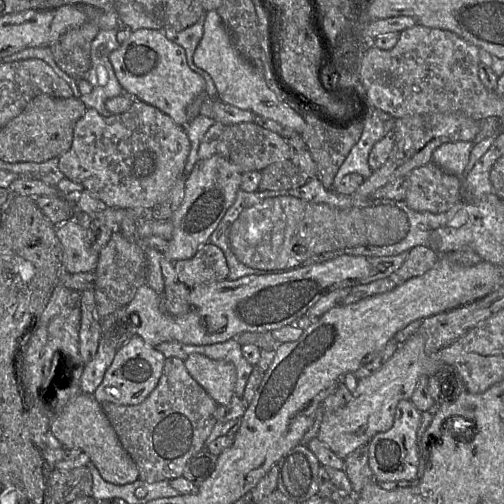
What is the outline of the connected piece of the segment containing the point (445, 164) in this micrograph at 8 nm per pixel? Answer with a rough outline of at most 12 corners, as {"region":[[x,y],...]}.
{"region":[[473,142],[442,144],[432,163],[464,176]]}

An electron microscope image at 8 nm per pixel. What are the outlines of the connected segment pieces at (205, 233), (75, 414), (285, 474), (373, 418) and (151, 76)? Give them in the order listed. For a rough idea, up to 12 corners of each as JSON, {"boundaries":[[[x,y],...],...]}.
{"boundaries":[[[199,159],[171,218],[166,250],[145,250],[147,284],[162,296],[162,257],[192,258],[240,190],[227,159]],[[80,392],[52,418],[64,449],[86,453],[105,481],[139,479],[101,404]],[[299,443],[276,465],[276,489],[302,503],[319,493],[321,464]],[[416,332],[316,437],[345,459],[393,426],[399,401],[443,368]],[[162,30],[134,31],[109,58],[127,93],[182,127],[206,82]]]}

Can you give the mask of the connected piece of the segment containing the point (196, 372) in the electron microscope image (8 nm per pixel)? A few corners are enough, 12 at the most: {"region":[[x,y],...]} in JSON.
{"region":[[192,353],[184,364],[218,405],[236,384],[232,363]]}

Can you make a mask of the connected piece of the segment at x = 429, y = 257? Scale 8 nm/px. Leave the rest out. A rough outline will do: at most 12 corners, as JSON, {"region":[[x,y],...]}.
{"region":[[428,246],[408,251],[402,266],[389,278],[397,285],[424,275],[439,254]]}

